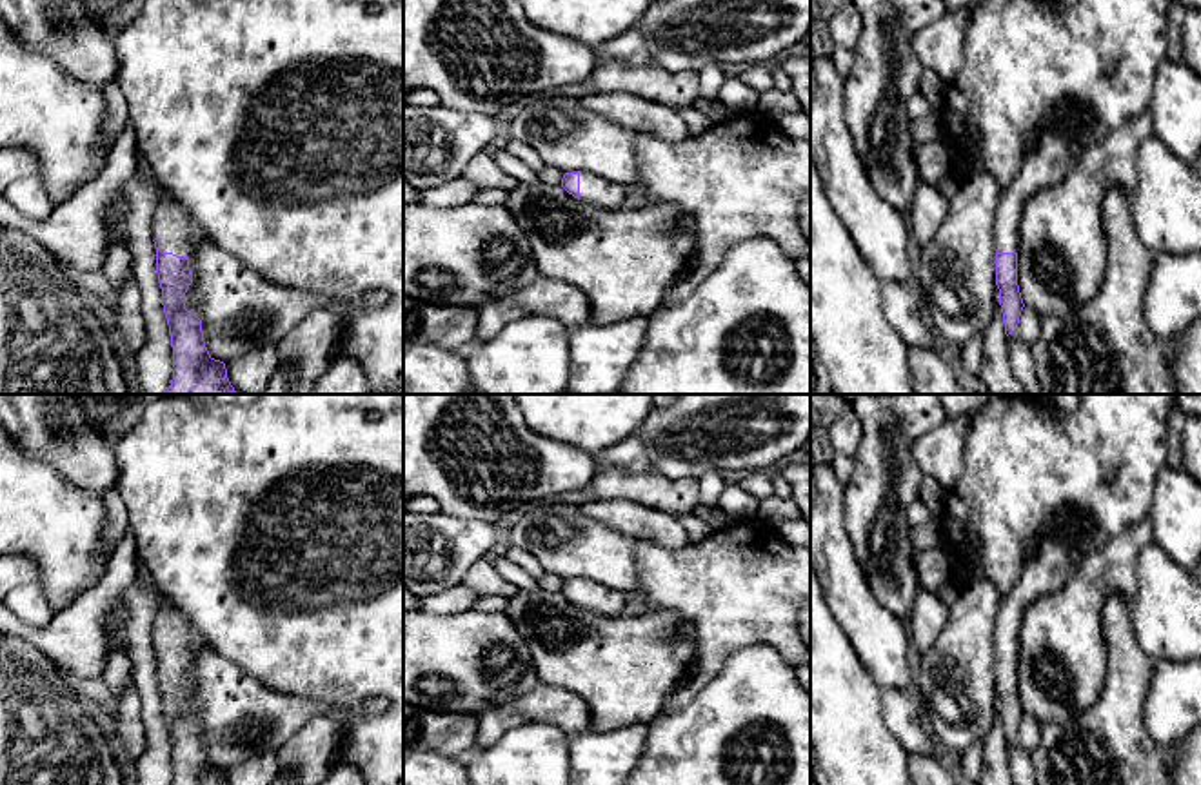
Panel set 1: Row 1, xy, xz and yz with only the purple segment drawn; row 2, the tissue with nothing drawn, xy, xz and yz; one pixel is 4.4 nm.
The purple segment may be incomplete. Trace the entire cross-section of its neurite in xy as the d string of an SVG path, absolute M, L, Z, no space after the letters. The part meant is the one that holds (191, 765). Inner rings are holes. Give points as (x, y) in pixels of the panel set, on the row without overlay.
M165 601L153 621L156 680L173 754L173 785L227 785L225 770L214 767L203 749L202 727L185 716L193 691L189 663L202 638L184 612Z

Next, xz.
M565 580L561 594L574 605L601 616L618 616L630 609L629 596L625 592L607 589L589 580Z

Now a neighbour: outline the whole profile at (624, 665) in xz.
M536 589L518 591L505 614L525 640L540 681L581 696L591 709L591 730L596 732L649 725L696 660L696 627L676 611L632 605L618 616L601 616L574 605L561 592Z

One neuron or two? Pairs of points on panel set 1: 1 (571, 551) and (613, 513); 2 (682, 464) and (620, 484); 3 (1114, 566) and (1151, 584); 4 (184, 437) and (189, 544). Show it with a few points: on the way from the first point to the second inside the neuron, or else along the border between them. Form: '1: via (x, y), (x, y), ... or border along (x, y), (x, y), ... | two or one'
1: border along (578, 507), (584, 515), (635, 538) | two
2: border along (649, 467), (671, 478), (696, 478), (700, 482) | two
3: border along (1152, 540), (1138, 556), (1138, 591), (1131, 606) | two
4: via (184, 464), (189, 516) | one

